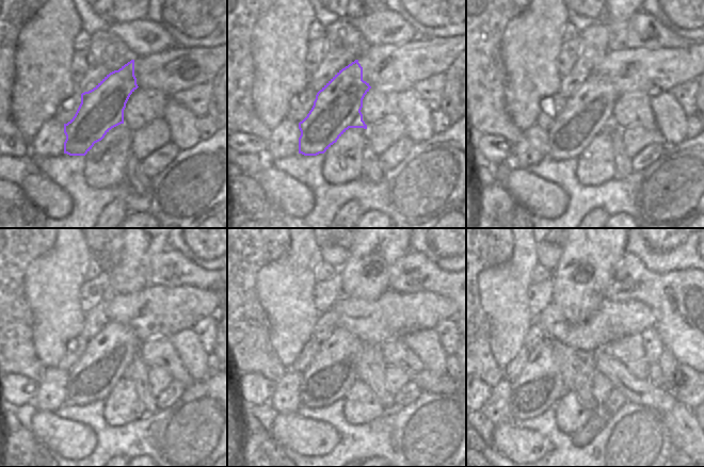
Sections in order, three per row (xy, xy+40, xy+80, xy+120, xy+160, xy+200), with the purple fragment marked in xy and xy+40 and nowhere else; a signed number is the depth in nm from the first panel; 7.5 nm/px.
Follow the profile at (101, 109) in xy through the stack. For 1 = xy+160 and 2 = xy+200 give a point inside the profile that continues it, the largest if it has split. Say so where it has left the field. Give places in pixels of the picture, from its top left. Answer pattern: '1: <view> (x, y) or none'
1: xy+160 (301, 385)
2: xy+200 (540, 385)

